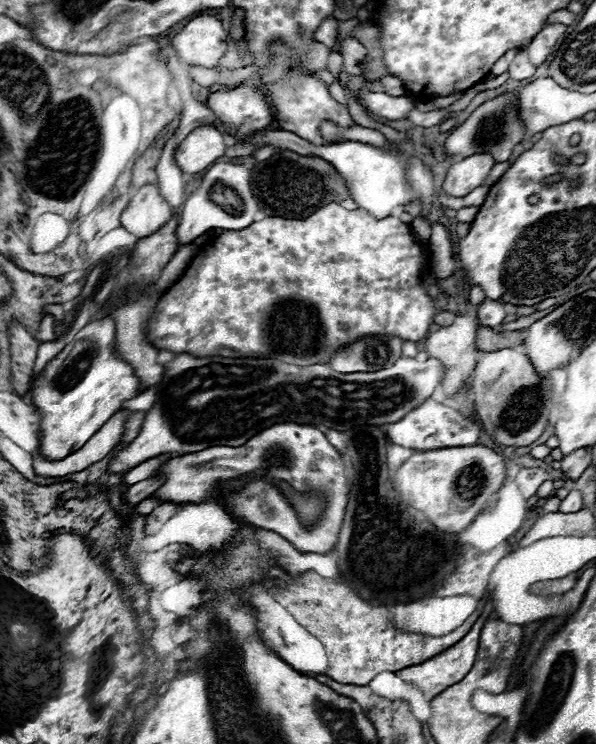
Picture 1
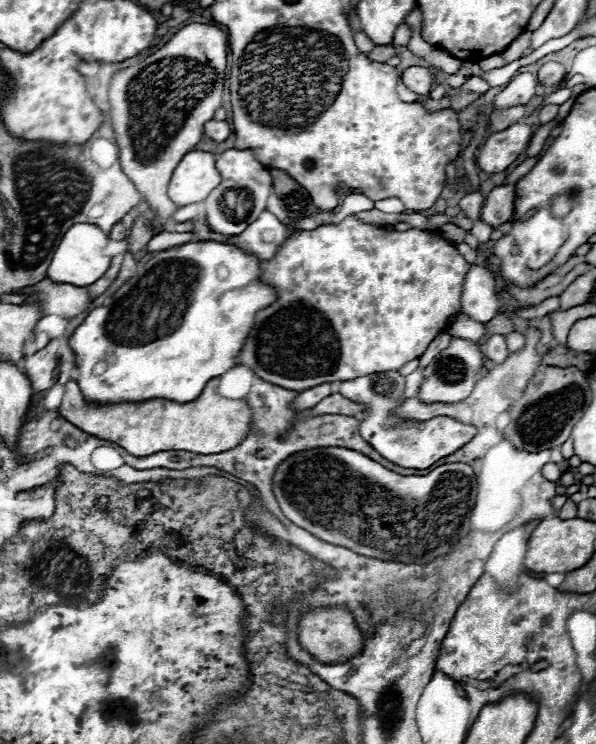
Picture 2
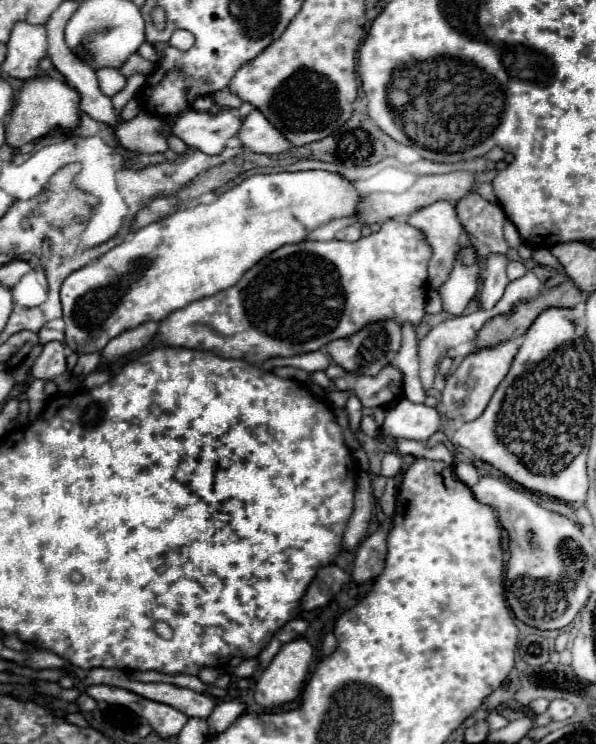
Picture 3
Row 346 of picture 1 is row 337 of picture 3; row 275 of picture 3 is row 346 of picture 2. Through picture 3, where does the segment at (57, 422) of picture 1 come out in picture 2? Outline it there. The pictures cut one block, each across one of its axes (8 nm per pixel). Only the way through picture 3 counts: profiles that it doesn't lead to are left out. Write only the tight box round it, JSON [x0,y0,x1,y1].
[70,240,276,404]

